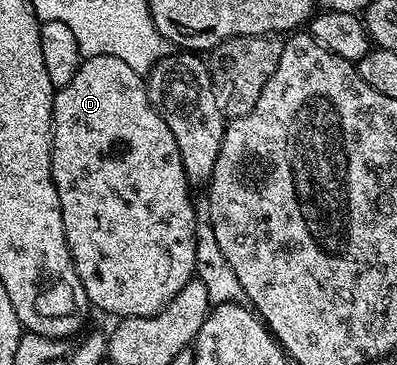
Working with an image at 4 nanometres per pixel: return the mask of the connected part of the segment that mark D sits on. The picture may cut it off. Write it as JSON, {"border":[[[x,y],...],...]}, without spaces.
{"border":[[[118,56],[84,58],[74,73],[74,78],[55,91],[52,100],[52,182],[56,186],[62,208],[62,224],[72,263],[78,272],[78,280],[82,280],[82,288],[88,301],[95,309],[97,306],[108,314],[116,314],[117,319],[154,316],[162,308],[166,308],[166,304],[170,304],[170,300],[174,300],[174,296],[178,296],[178,292],[182,292],[182,288],[186,288],[186,284],[192,281],[197,273],[196,206],[192,203],[193,191],[188,184],[186,168],[182,164],[174,132],[170,132],[166,120],[162,120],[162,116],[148,99],[145,79],[137,70],[130,68],[130,64],[118,60]]]}

